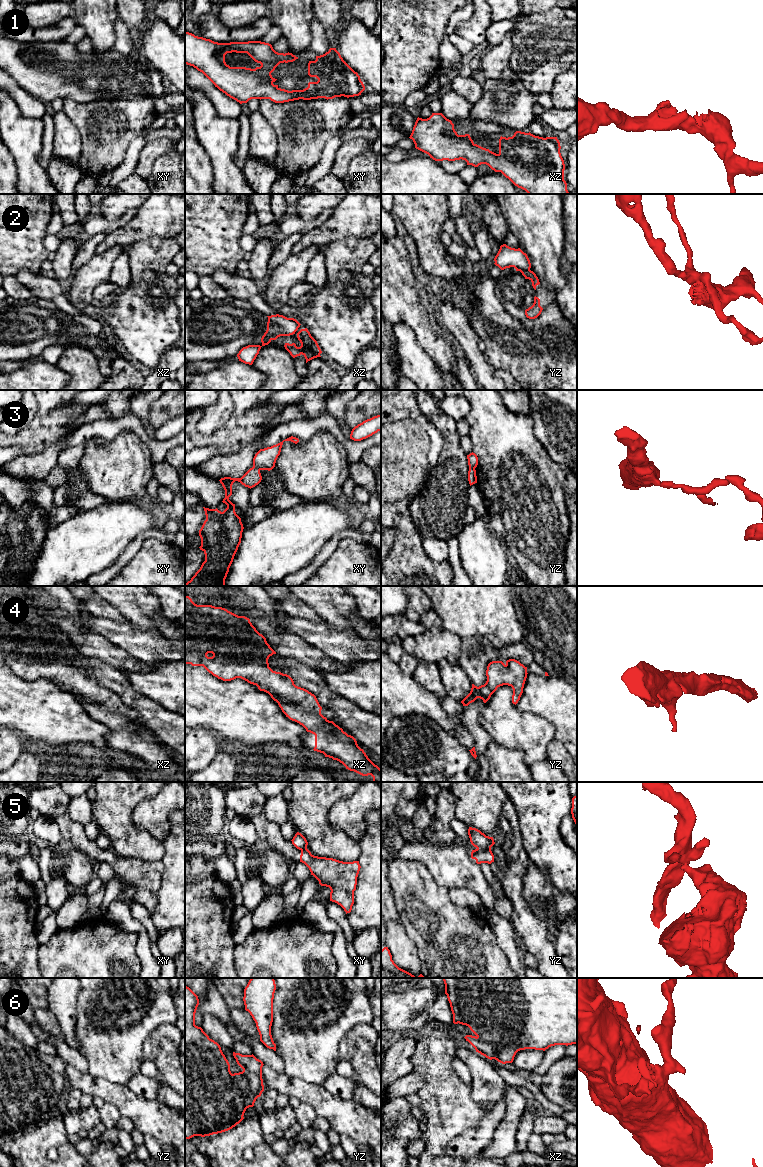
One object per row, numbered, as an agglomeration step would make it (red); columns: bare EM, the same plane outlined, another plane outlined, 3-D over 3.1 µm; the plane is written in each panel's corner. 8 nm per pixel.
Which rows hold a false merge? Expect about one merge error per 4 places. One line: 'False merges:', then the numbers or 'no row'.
False merges: 2, 3, 5

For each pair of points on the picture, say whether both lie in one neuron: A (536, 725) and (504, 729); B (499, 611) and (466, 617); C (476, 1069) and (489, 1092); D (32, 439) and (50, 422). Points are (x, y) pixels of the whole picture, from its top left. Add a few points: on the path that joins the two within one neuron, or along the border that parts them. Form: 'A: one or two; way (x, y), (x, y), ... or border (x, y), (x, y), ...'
A: one; way (528, 725), (521, 724), (517, 728), (512, 728)
B: one; way (491, 611), (474, 611)
C: one; way (482, 1075), (483, 1086)
D: one; way (36, 436), (46, 426)

